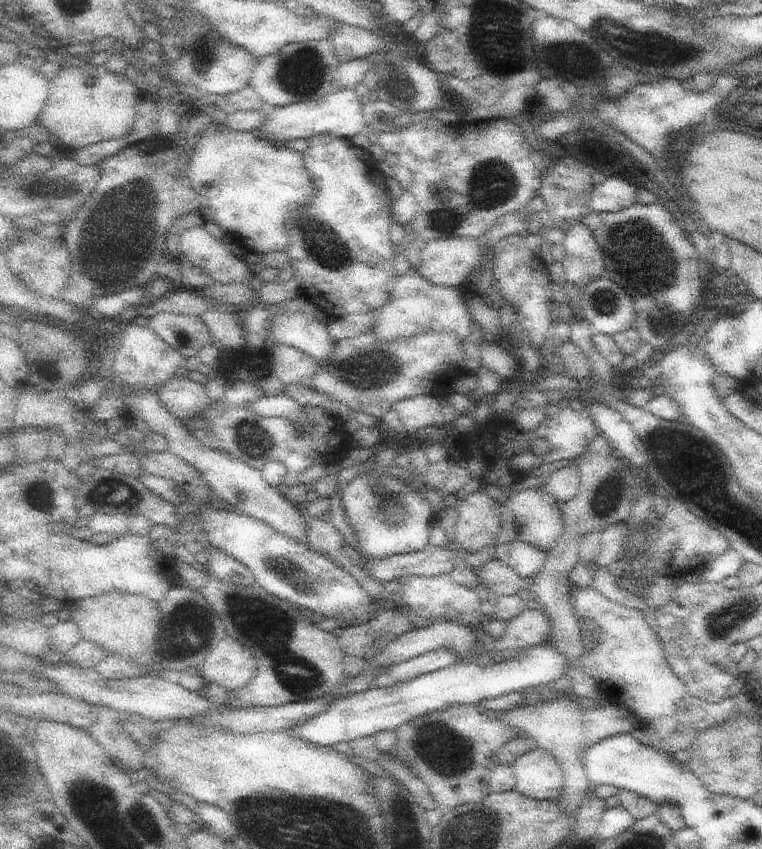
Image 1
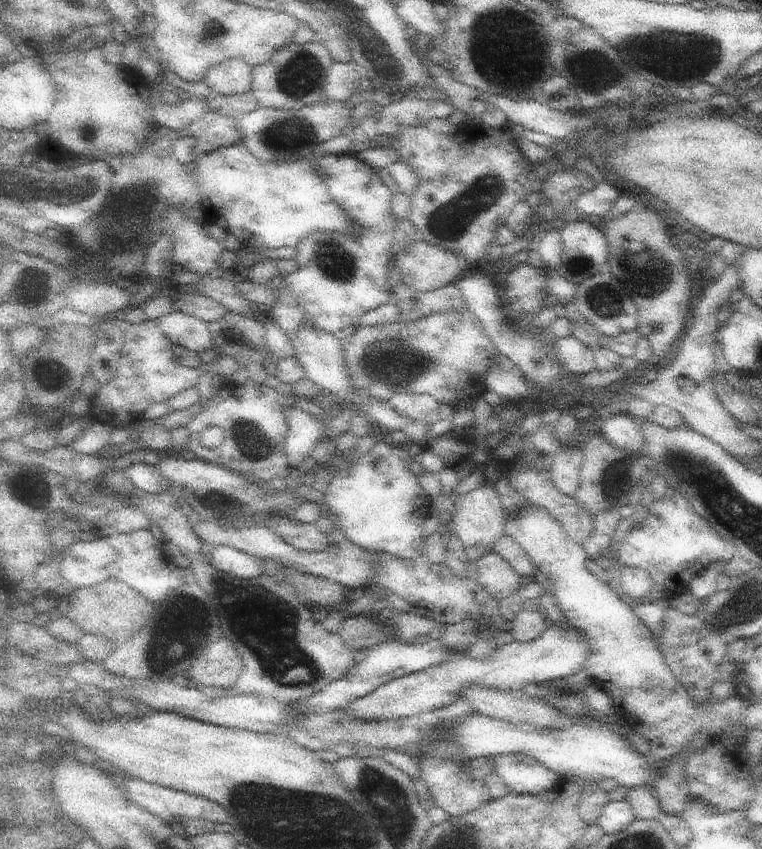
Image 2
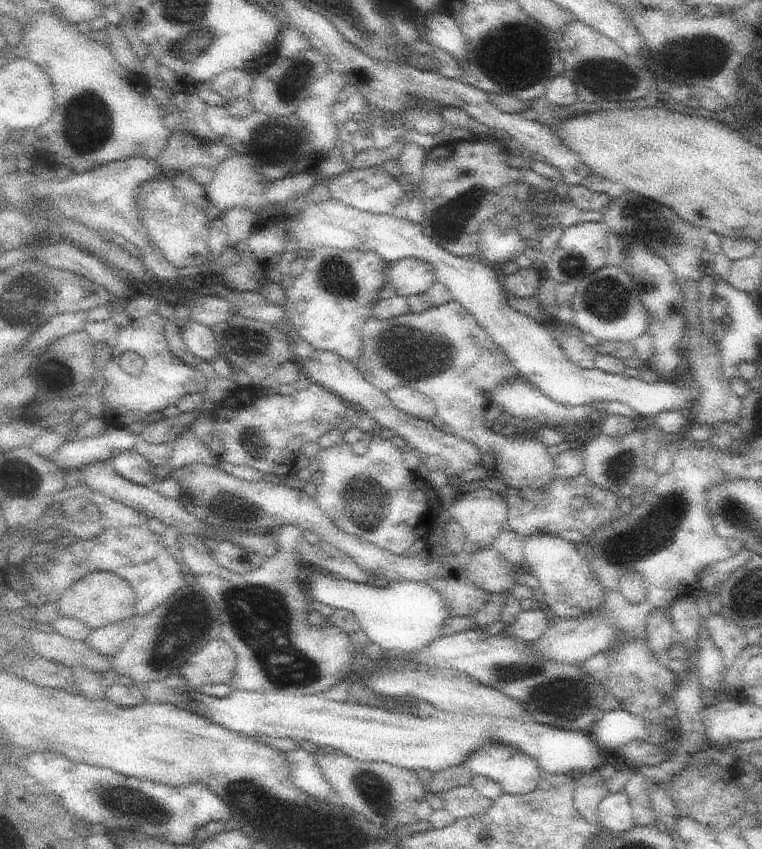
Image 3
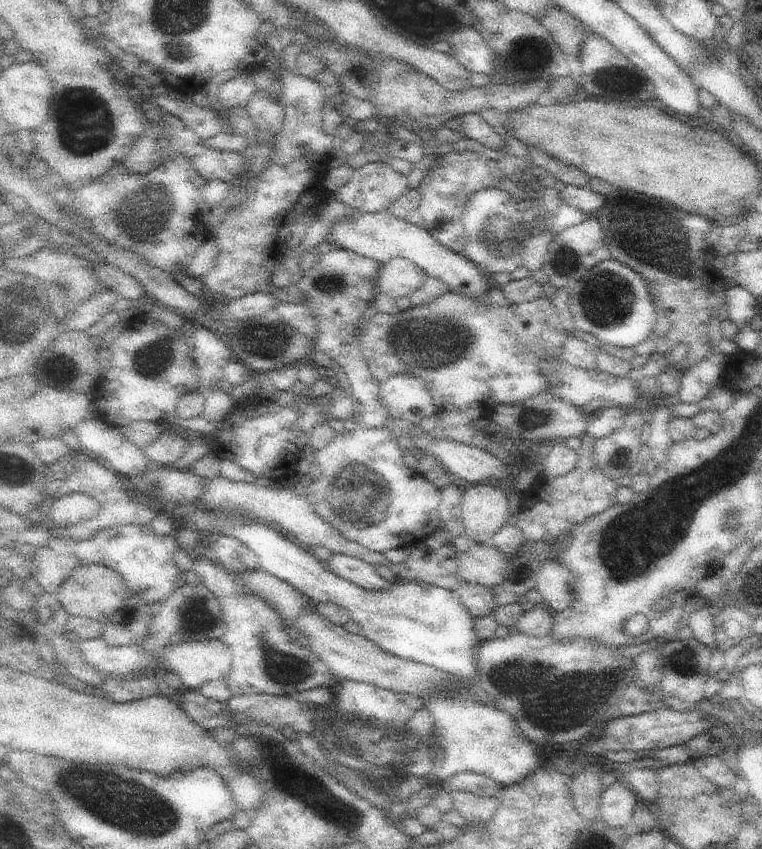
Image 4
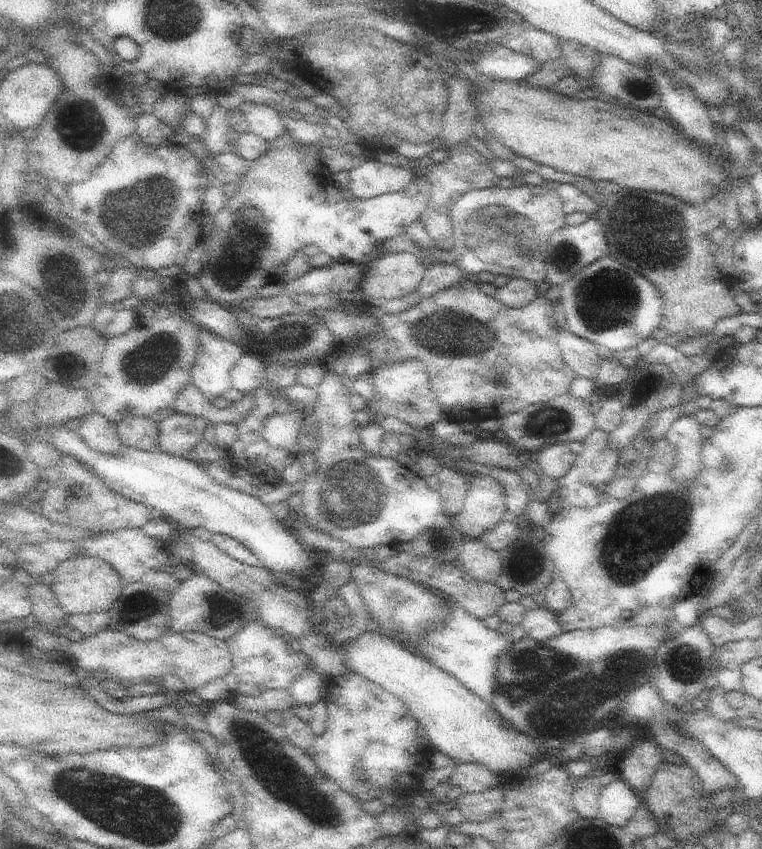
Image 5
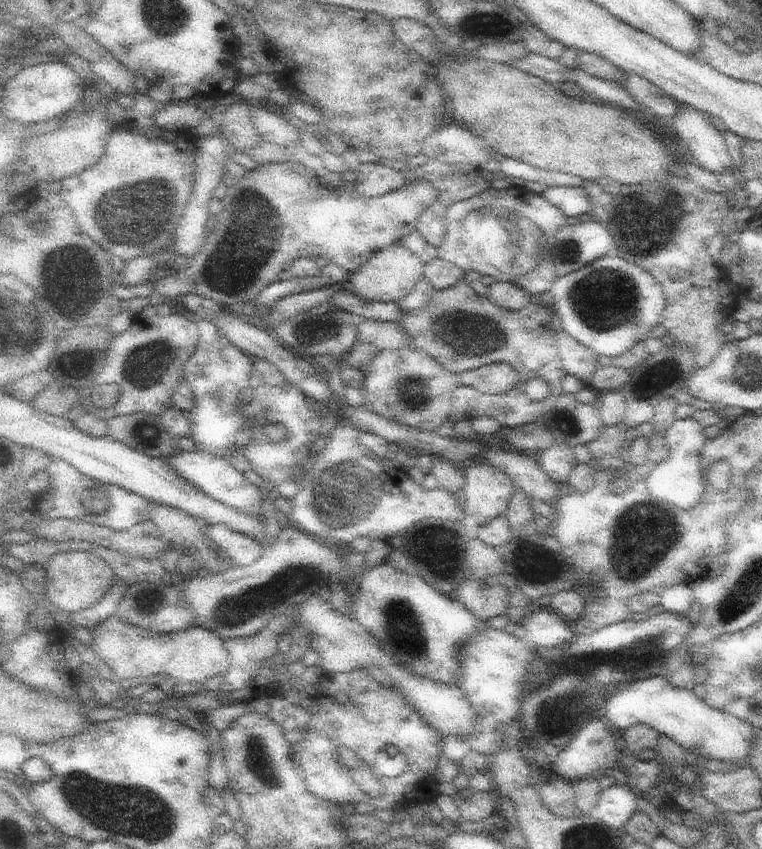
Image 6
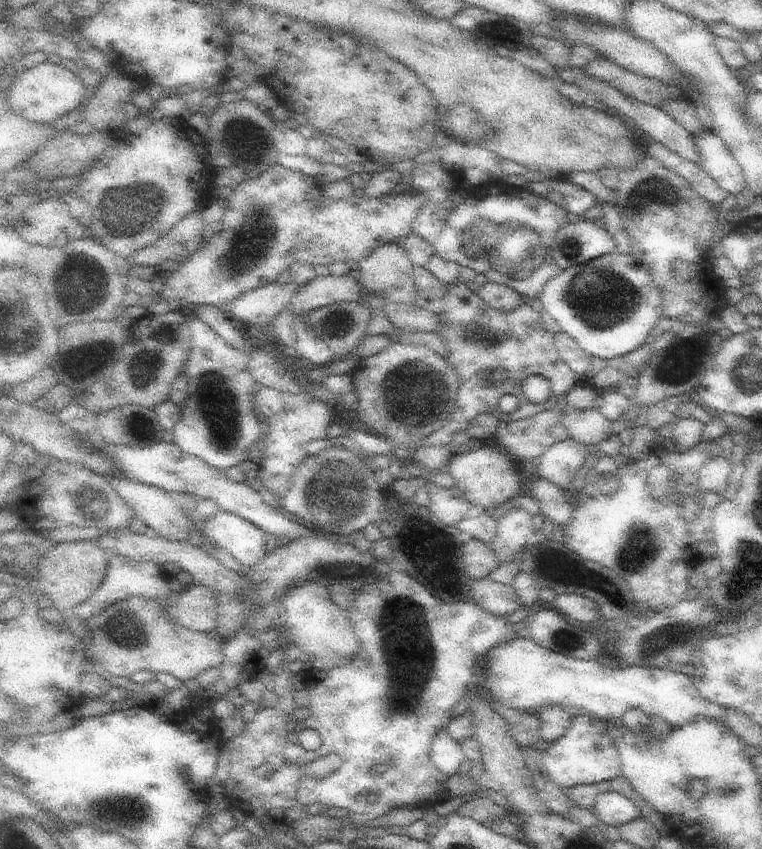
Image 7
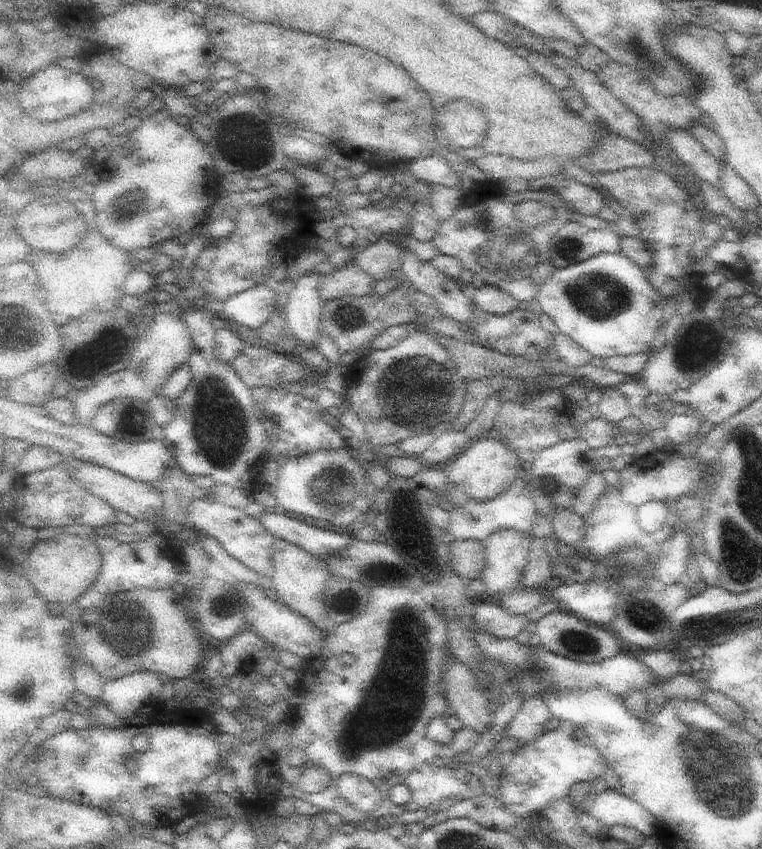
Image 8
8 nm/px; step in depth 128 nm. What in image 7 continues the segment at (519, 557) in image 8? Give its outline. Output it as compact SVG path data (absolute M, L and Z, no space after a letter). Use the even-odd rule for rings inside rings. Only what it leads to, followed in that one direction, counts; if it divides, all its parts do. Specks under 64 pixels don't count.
M513 508L500 519L496 538L489 545L498 555L501 565L516 560L518 553L538 537L533 517L525 508Z

